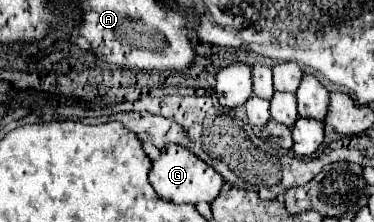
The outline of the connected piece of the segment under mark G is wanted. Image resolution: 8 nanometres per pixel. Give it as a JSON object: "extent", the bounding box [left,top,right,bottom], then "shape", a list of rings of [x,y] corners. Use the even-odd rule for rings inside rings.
{"extent":[150,144,224,204],"shape":[[[172,144],[172,146],[166,146],[162,150],[160,158],[152,162],[150,184],[154,186],[156,194],[166,202],[172,202],[172,204],[198,204],[200,200],[202,202],[212,202],[216,198],[216,194],[220,194],[220,188],[222,188],[224,180],[212,166],[208,166],[206,162],[196,158],[190,150]]]}

